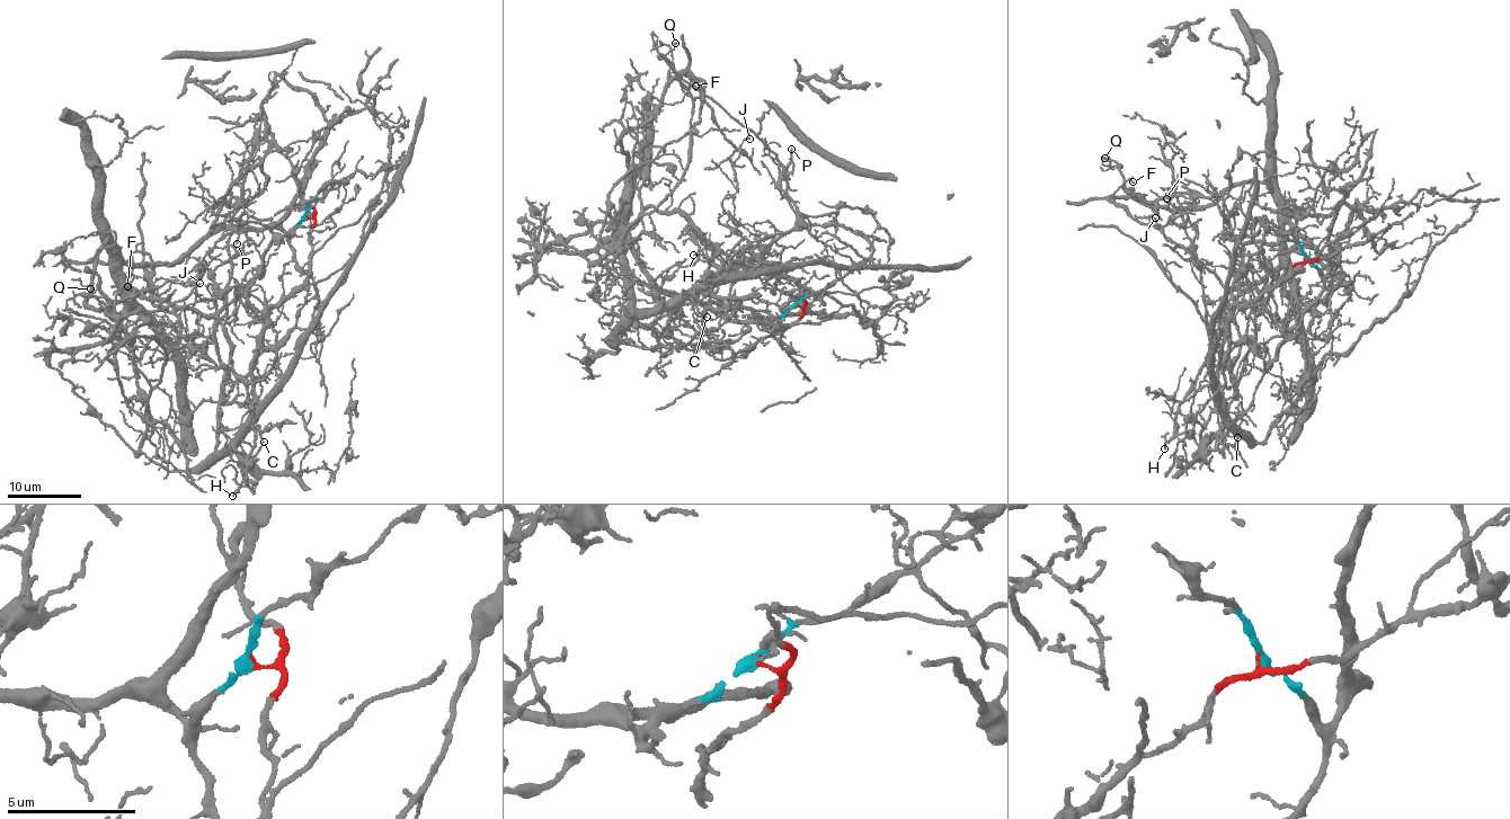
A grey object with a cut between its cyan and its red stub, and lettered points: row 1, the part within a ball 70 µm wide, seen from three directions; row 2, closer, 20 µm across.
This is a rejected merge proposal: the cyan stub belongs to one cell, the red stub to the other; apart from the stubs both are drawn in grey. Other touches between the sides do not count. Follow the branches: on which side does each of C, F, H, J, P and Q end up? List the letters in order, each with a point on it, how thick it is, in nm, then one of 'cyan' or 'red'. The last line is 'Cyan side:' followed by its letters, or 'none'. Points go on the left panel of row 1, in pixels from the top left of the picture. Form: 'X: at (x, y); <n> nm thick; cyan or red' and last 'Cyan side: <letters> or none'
C: at (264, 442); 100 nm thick; red
F: at (127, 286); 130 nm thick; cyan
H: at (232, 496); 180 nm thick; red
J: at (200, 283); 120 nm thick; cyan
P: at (237, 243); 150 nm thick; red
Q: at (90, 288); 120 nm thick; red
Cyan side: F, J

